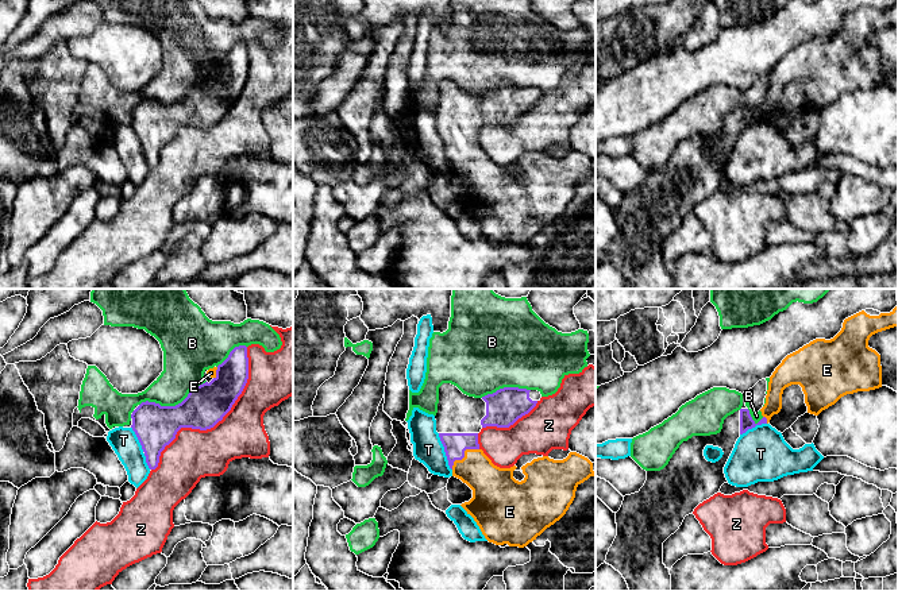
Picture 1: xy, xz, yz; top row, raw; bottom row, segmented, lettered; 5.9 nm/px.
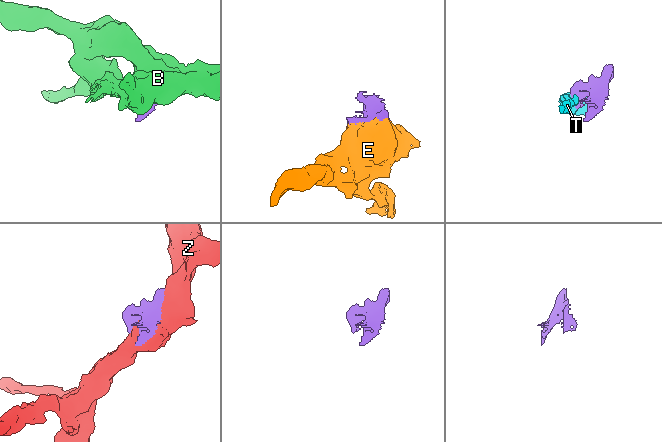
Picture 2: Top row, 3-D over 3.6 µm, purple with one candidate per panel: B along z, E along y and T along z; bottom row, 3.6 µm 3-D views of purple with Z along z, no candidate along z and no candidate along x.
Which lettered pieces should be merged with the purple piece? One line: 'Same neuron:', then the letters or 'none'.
Same neuron: E

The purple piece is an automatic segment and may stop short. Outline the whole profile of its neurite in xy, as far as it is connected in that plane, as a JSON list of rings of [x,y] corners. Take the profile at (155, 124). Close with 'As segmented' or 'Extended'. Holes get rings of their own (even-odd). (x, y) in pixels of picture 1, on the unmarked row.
[[[235,45],[217,65],[207,69],[212,78],[193,85],[176,104],[142,100],[131,112],[135,130],[150,167],[181,125],[207,128],[231,108],[248,77],[247,45]]]. Extended

